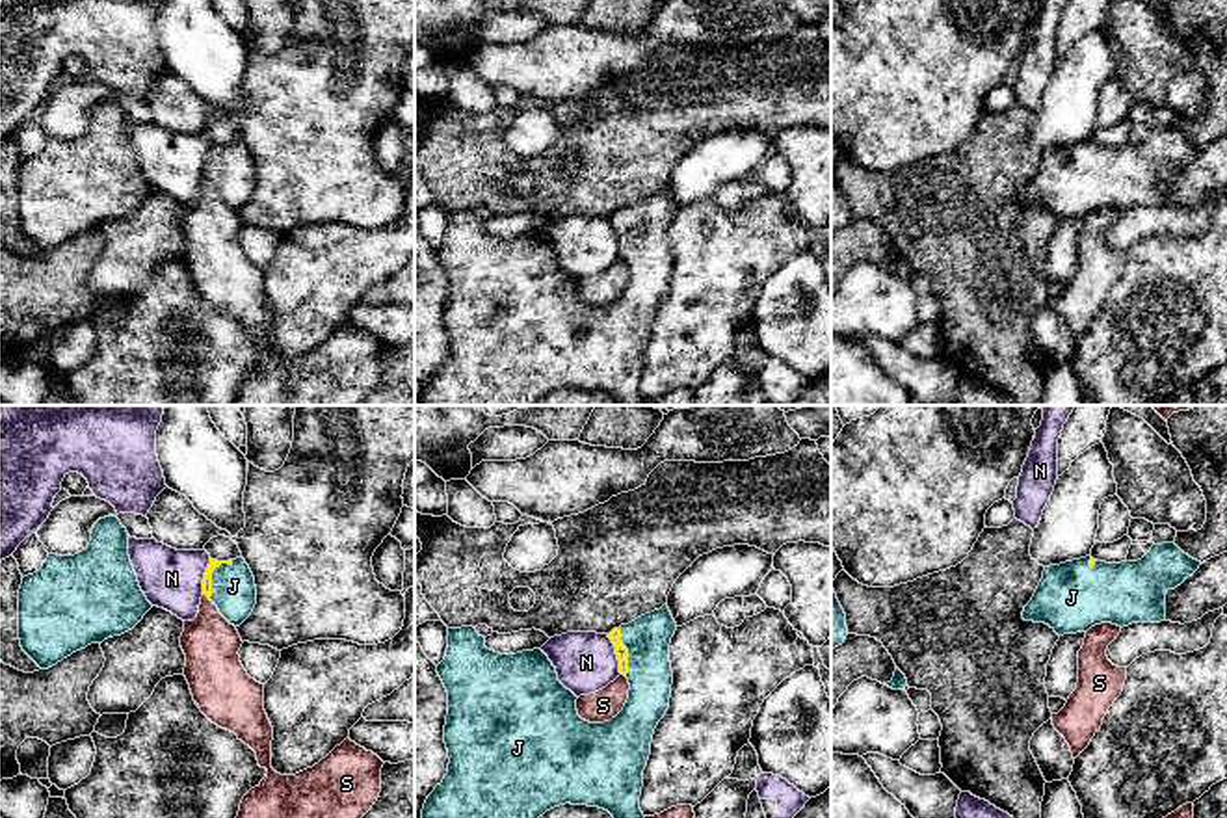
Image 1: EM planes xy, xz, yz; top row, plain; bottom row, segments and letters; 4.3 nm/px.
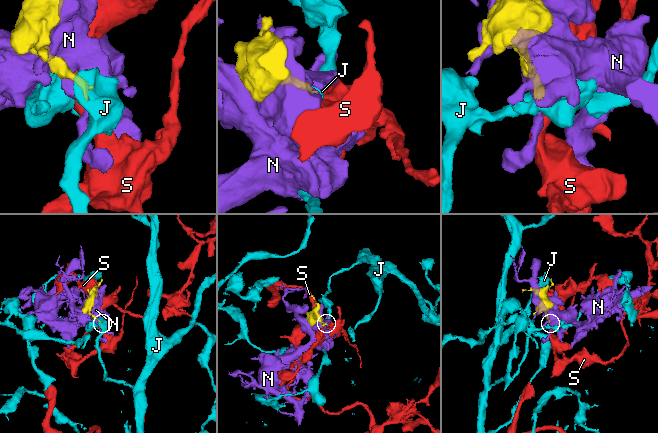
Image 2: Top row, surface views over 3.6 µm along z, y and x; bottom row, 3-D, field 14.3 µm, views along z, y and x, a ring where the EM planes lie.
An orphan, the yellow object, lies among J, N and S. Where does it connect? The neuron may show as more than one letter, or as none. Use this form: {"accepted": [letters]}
{"accepted": ["J"]}

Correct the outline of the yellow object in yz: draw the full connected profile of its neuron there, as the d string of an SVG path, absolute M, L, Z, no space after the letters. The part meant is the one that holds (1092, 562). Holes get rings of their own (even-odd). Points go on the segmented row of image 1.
M1175 543L1153 545L1138 561L1106 563L1091 556L1045 567L1022 619L1049 625L1058 636L1088 632L1101 623L1166 621L1166 593L1201 561Z

